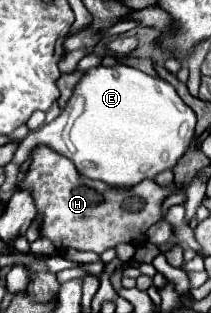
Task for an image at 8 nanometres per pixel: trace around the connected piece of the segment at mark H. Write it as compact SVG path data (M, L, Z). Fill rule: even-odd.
M37 146L31 152L31 166L25 180L19 184L31 186L37 212L43 214L41 234L49 238L57 250L91 250L101 254L115 248L121 242L141 244L147 240L147 230L163 218L161 206L167 196L171 196L177 186L159 186L153 180L143 180L133 188L117 188L91 180L77 172L75 164L65 156L57 154L49 146ZM135 194L135 210L133 210Z

